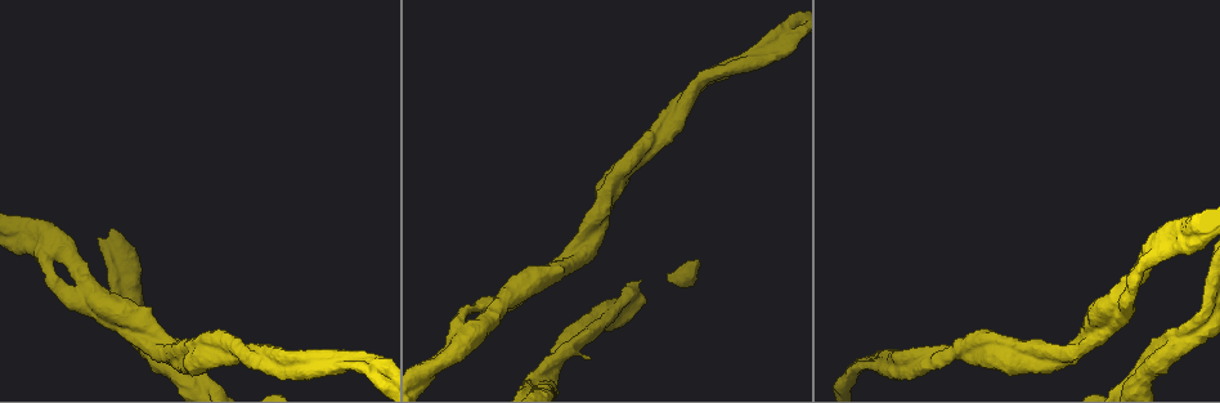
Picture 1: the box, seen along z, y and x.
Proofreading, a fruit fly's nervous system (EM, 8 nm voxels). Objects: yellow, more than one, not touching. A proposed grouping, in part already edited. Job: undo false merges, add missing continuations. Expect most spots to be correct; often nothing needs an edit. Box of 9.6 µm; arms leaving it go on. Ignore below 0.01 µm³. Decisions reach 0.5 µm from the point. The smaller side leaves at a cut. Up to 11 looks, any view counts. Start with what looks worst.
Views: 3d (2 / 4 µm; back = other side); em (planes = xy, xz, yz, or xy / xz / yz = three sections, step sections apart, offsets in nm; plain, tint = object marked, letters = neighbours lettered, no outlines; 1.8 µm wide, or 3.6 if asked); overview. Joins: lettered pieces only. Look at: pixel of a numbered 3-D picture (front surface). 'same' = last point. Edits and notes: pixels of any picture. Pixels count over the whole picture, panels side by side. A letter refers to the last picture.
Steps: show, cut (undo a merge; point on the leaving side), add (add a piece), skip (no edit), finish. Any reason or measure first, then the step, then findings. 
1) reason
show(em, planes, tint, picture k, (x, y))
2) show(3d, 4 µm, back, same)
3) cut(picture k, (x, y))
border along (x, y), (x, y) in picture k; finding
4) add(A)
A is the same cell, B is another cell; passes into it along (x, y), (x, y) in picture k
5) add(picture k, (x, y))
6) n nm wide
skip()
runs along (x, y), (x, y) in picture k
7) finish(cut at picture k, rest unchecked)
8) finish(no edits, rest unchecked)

three arms meet
show(em, planes, letters, picture 1, (962, 351))

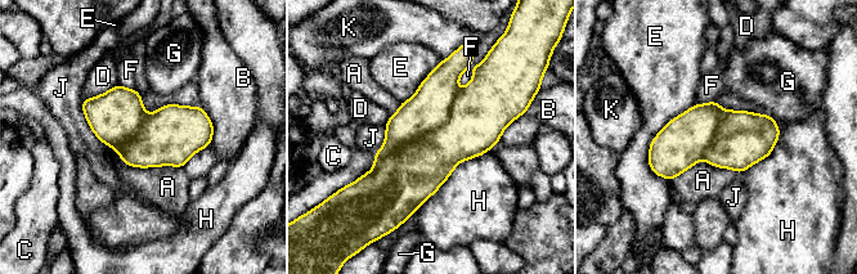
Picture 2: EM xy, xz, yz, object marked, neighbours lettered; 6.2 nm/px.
360 nm wide
skip()
A, B, C, D, E, F, G, H, J and K are other cells; border along (116, 151), (126, 165), (183, 167) in picture 2; continuous, no second cell

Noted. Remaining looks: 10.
sudden change in width
show(3d, 4 µm, picture 1, (168, 368))

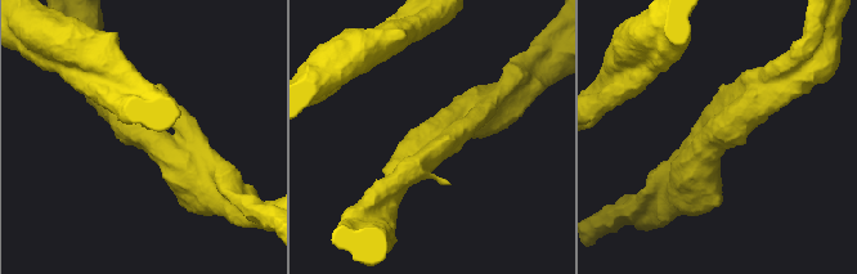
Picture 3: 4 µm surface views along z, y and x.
show(em, yz, step 16, tint, picture 3, (717, 132))

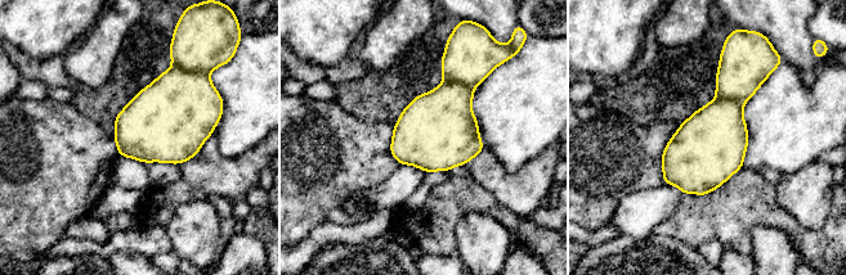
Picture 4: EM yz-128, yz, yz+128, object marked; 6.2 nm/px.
cut it another way
show(em, planes, letters, same)

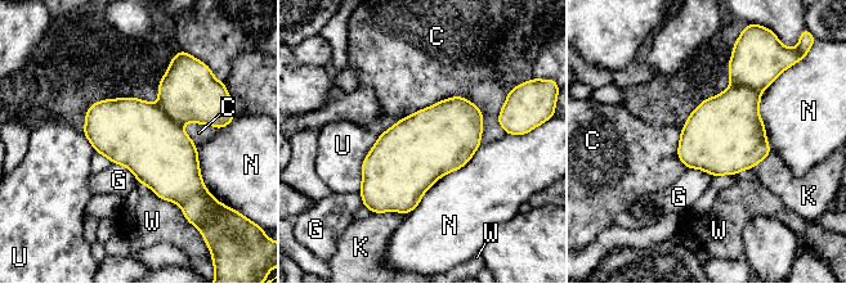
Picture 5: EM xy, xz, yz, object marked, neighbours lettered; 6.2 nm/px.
N touches over 650 nm
skip()
C, G, K, N, U and W are other cells; border along (112, 162), (124, 165), (139, 183) in picture 5; all the same cell

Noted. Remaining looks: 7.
sudden change in width
show(em, 3.6 µm, planes, letters, picture 1, (1126, 302))

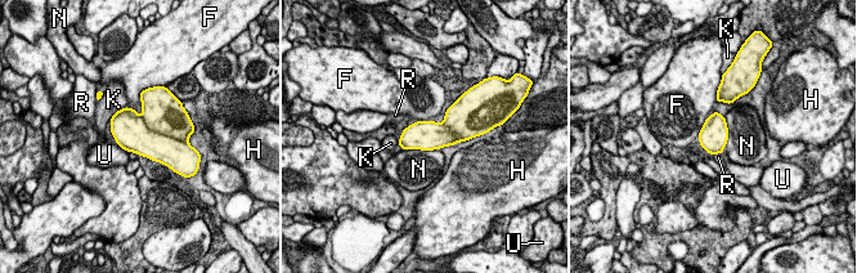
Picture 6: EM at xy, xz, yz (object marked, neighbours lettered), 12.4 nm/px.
360 nm wide
skip()
F, H, K, N, R and U are other cells; border along (403, 148), (439, 150) in picture 6; all the same cell

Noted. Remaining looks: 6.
three-way junction
show(3d, 4 µm, picture 1, (767, 55))

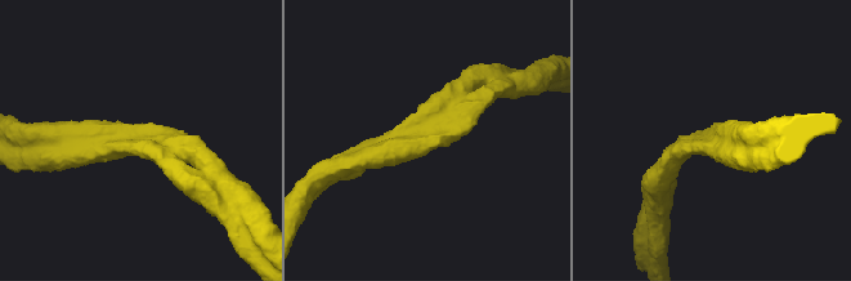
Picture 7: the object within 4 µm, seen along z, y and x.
3 arms; arms of 280, 280, 320 nm; shape alone is not enough
show(em, xz, step 4, tint, picture 7, (427, 138))

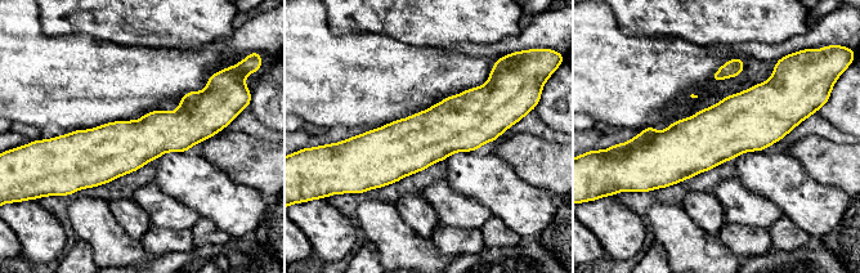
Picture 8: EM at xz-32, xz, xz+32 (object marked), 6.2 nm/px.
another direction
show(em, planes, letters, same)

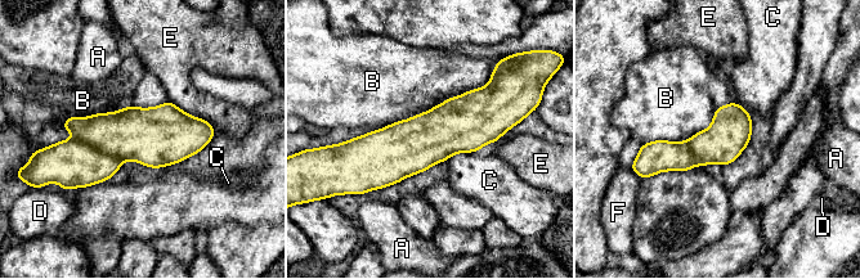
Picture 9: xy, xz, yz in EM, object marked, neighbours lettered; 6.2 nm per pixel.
skip()
A, B, C, D, E and F are other cells; runs along (506, 121), (353, 142) in picture 9; all the same cell

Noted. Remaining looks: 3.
finish(no edits, rest unchecked)

